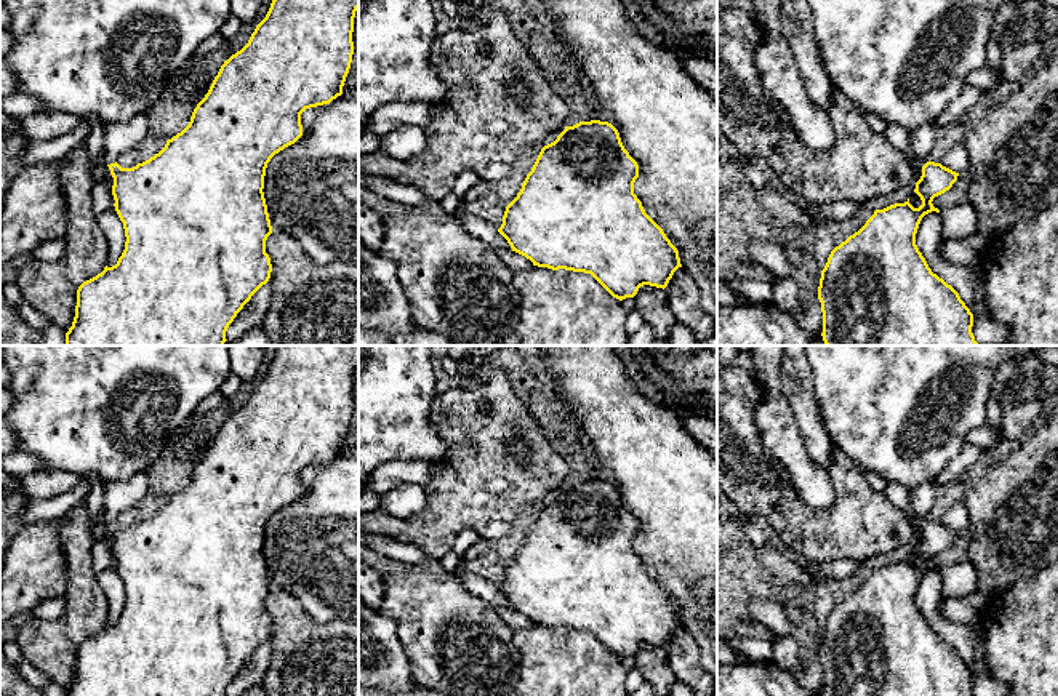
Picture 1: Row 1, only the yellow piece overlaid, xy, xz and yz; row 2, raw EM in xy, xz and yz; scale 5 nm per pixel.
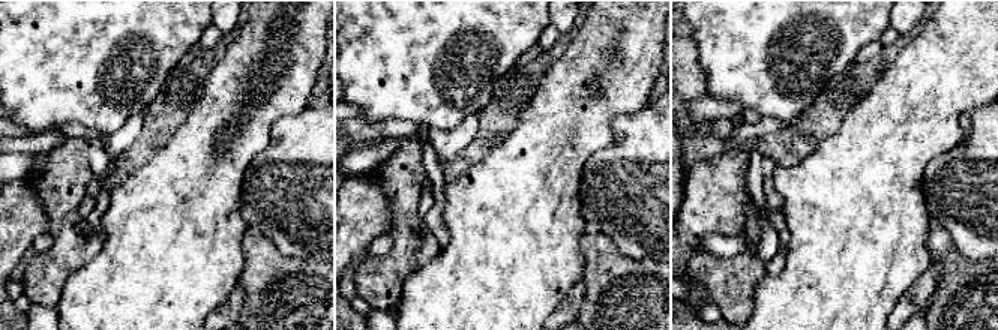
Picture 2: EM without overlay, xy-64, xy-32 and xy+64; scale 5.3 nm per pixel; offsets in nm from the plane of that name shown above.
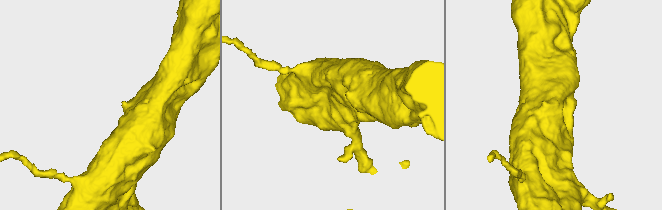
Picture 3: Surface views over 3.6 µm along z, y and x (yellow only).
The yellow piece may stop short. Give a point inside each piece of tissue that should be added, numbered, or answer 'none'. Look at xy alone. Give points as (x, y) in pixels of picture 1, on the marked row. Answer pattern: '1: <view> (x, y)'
1: xy (119, 140)

